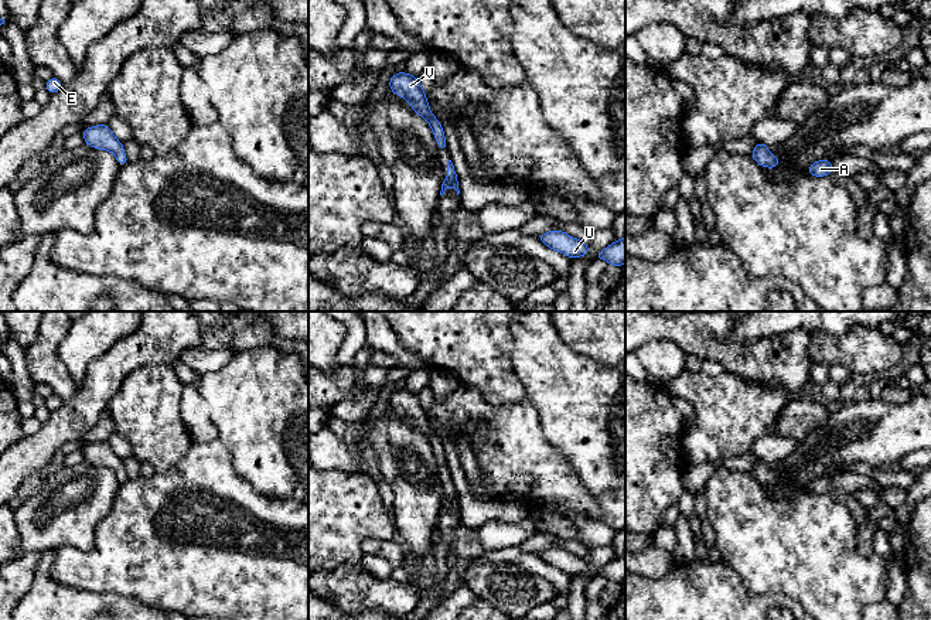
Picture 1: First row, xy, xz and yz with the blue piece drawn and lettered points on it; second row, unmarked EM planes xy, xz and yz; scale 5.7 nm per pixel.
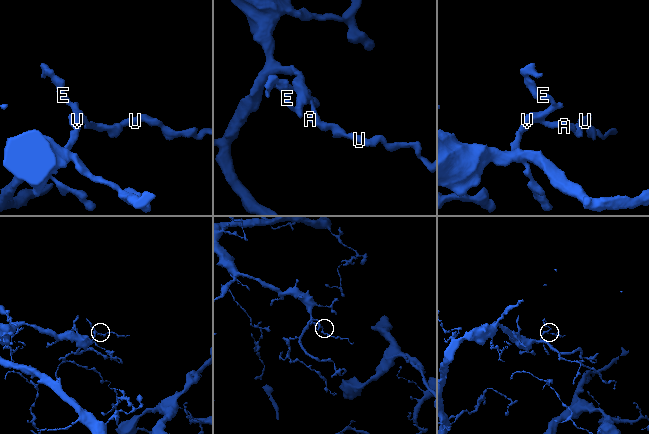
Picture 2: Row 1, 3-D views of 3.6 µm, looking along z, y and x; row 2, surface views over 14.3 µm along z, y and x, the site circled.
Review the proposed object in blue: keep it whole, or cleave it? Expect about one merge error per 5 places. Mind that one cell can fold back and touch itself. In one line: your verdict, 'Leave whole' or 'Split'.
Leave whole

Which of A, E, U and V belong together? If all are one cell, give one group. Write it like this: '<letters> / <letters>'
A E U V

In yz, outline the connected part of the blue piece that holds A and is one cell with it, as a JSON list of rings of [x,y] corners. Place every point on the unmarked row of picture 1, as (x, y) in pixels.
[[[828,476],[812,480],[806,487],[806,491],[816,494],[825,494],[832,490],[833,490],[832,478]]]

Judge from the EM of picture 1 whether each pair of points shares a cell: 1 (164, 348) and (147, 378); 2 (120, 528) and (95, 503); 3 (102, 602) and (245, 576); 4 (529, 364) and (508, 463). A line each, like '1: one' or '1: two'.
1: two
2: two
3: two
4: two

